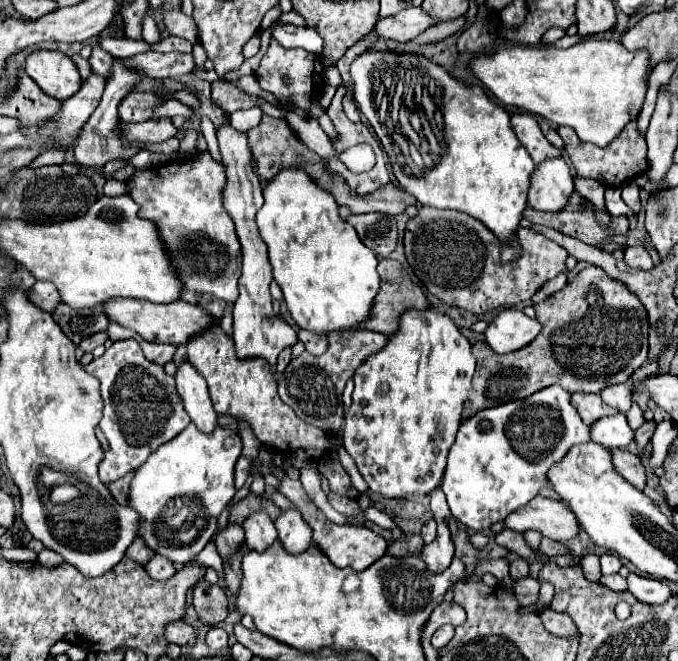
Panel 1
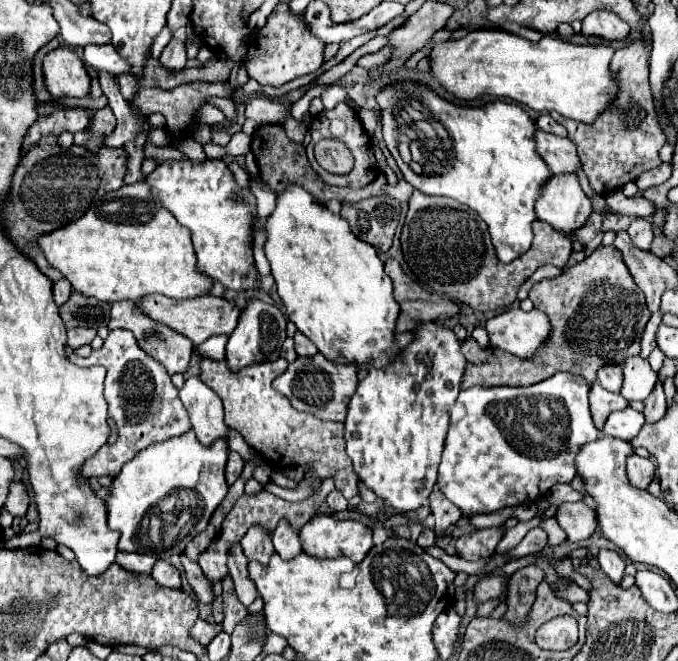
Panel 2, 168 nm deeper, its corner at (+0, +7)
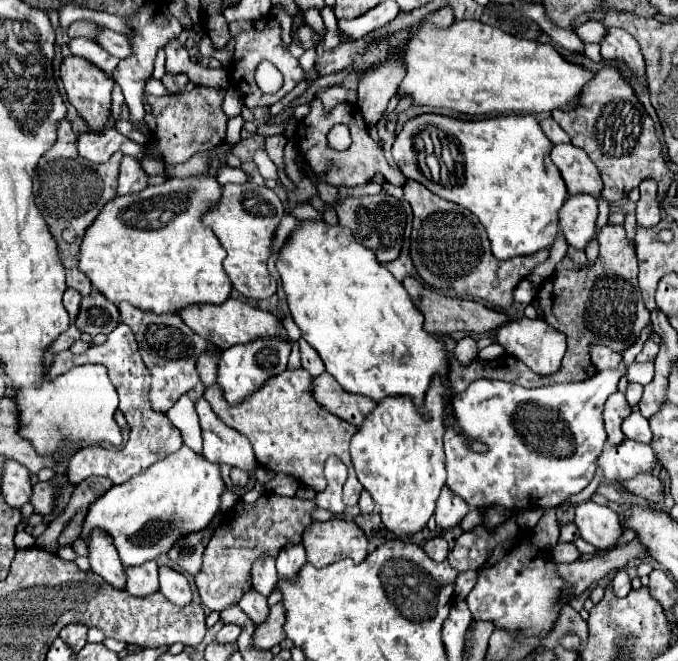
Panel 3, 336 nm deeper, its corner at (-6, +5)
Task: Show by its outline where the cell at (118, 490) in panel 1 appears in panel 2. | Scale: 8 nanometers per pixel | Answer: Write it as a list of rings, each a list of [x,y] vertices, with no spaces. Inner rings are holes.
[[[103,476],[103,478],[89,478],[89,484],[91,484],[93,492],[97,492],[97,496],[99,496],[101,500],[105,500],[105,498],[107,498],[111,482],[113,482],[113,478],[111,478],[111,476]]]

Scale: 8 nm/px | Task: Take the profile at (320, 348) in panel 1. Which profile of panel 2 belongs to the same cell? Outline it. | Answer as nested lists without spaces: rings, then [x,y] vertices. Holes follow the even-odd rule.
[[[301,332],[295,334],[295,352],[299,356],[315,356],[317,348],[313,348],[313,344],[309,344],[309,340],[305,340],[305,336],[301,336]]]

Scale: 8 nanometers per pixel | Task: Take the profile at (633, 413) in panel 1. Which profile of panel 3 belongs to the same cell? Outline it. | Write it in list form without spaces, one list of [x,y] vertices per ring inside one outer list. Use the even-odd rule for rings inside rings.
[[[629,382],[627,384],[627,392],[625,392],[625,396],[627,396],[627,402],[631,404],[631,406],[637,406],[639,404],[639,400],[641,400],[641,394],[643,394],[643,384],[639,384],[639,382]]]

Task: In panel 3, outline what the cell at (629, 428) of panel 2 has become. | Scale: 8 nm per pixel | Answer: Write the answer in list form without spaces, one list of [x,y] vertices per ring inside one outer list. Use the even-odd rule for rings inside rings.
[[[639,410],[631,412],[631,414],[623,420],[623,434],[625,434],[625,438],[629,438],[629,440],[649,444],[649,442],[651,442],[649,420],[647,420]]]

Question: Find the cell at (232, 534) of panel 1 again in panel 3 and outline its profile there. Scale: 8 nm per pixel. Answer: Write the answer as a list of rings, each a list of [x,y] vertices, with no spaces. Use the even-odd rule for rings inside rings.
[[[249,590],[247,594],[243,594],[243,598],[239,600],[239,606],[241,610],[255,622],[263,622],[267,618],[267,612],[269,612],[269,606],[267,606],[267,600],[263,598],[263,594],[259,594],[257,590]]]

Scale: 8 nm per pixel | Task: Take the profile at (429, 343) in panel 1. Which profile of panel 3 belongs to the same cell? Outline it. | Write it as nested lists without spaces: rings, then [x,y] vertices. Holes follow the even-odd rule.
[[[441,376],[431,380],[423,406],[415,406],[411,398],[383,398],[367,414],[357,434],[351,438],[351,458],[363,488],[373,496],[377,510],[381,514],[387,530],[395,534],[419,532],[427,520],[433,516],[435,502],[441,488],[445,486],[445,454],[443,454],[443,434],[445,434],[445,382]]]

